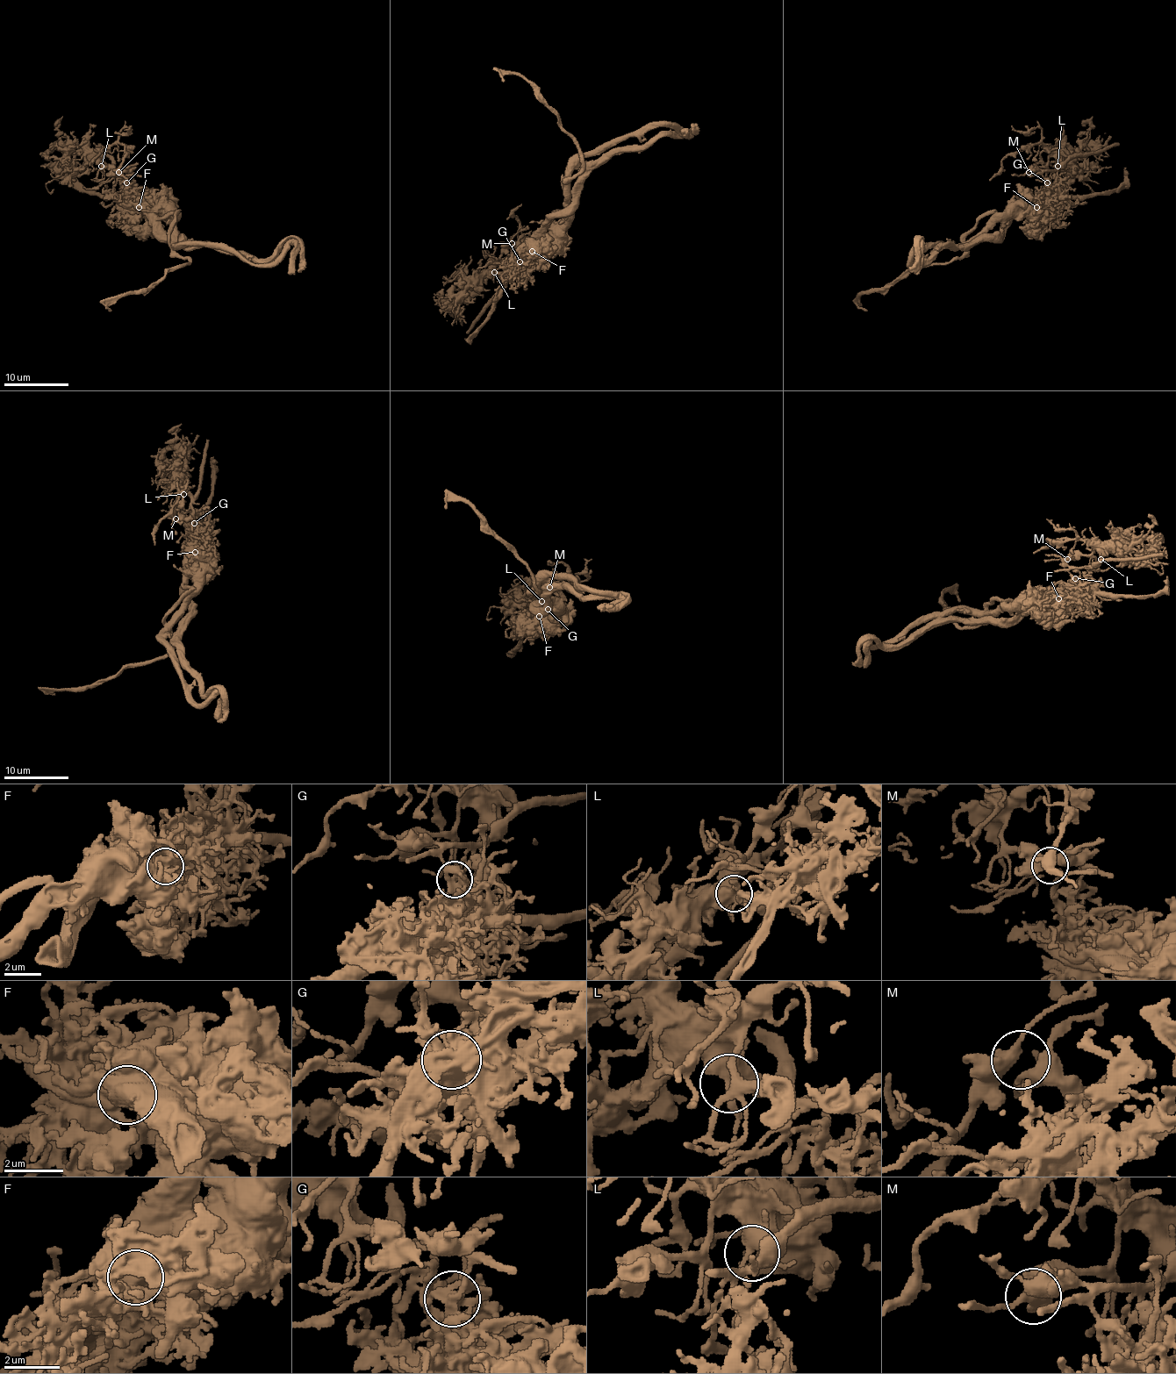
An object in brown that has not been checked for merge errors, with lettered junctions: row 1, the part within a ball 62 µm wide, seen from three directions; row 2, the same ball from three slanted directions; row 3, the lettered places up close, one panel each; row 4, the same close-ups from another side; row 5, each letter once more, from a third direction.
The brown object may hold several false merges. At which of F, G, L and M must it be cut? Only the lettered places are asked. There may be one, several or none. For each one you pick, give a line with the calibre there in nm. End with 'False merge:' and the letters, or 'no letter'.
F: 1050 nm
G: 340 nm
False merge: F, G

